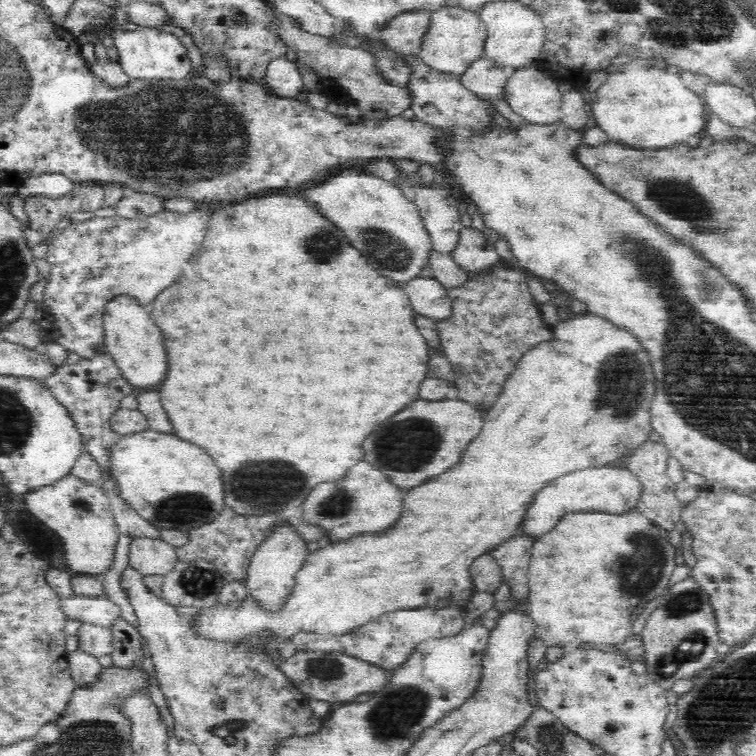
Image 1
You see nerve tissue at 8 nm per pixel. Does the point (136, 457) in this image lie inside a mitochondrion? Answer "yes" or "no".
no

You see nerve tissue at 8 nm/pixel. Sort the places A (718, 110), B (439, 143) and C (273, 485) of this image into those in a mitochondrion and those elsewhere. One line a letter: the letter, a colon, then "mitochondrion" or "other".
A: other
B: other
C: mitochondrion

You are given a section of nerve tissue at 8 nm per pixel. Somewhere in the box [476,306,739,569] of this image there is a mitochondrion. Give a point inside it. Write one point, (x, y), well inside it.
(622, 372)

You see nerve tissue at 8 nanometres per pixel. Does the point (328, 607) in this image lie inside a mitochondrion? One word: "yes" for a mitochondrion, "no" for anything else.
no

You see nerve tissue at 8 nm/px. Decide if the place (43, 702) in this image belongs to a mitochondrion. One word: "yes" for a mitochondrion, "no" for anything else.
no

